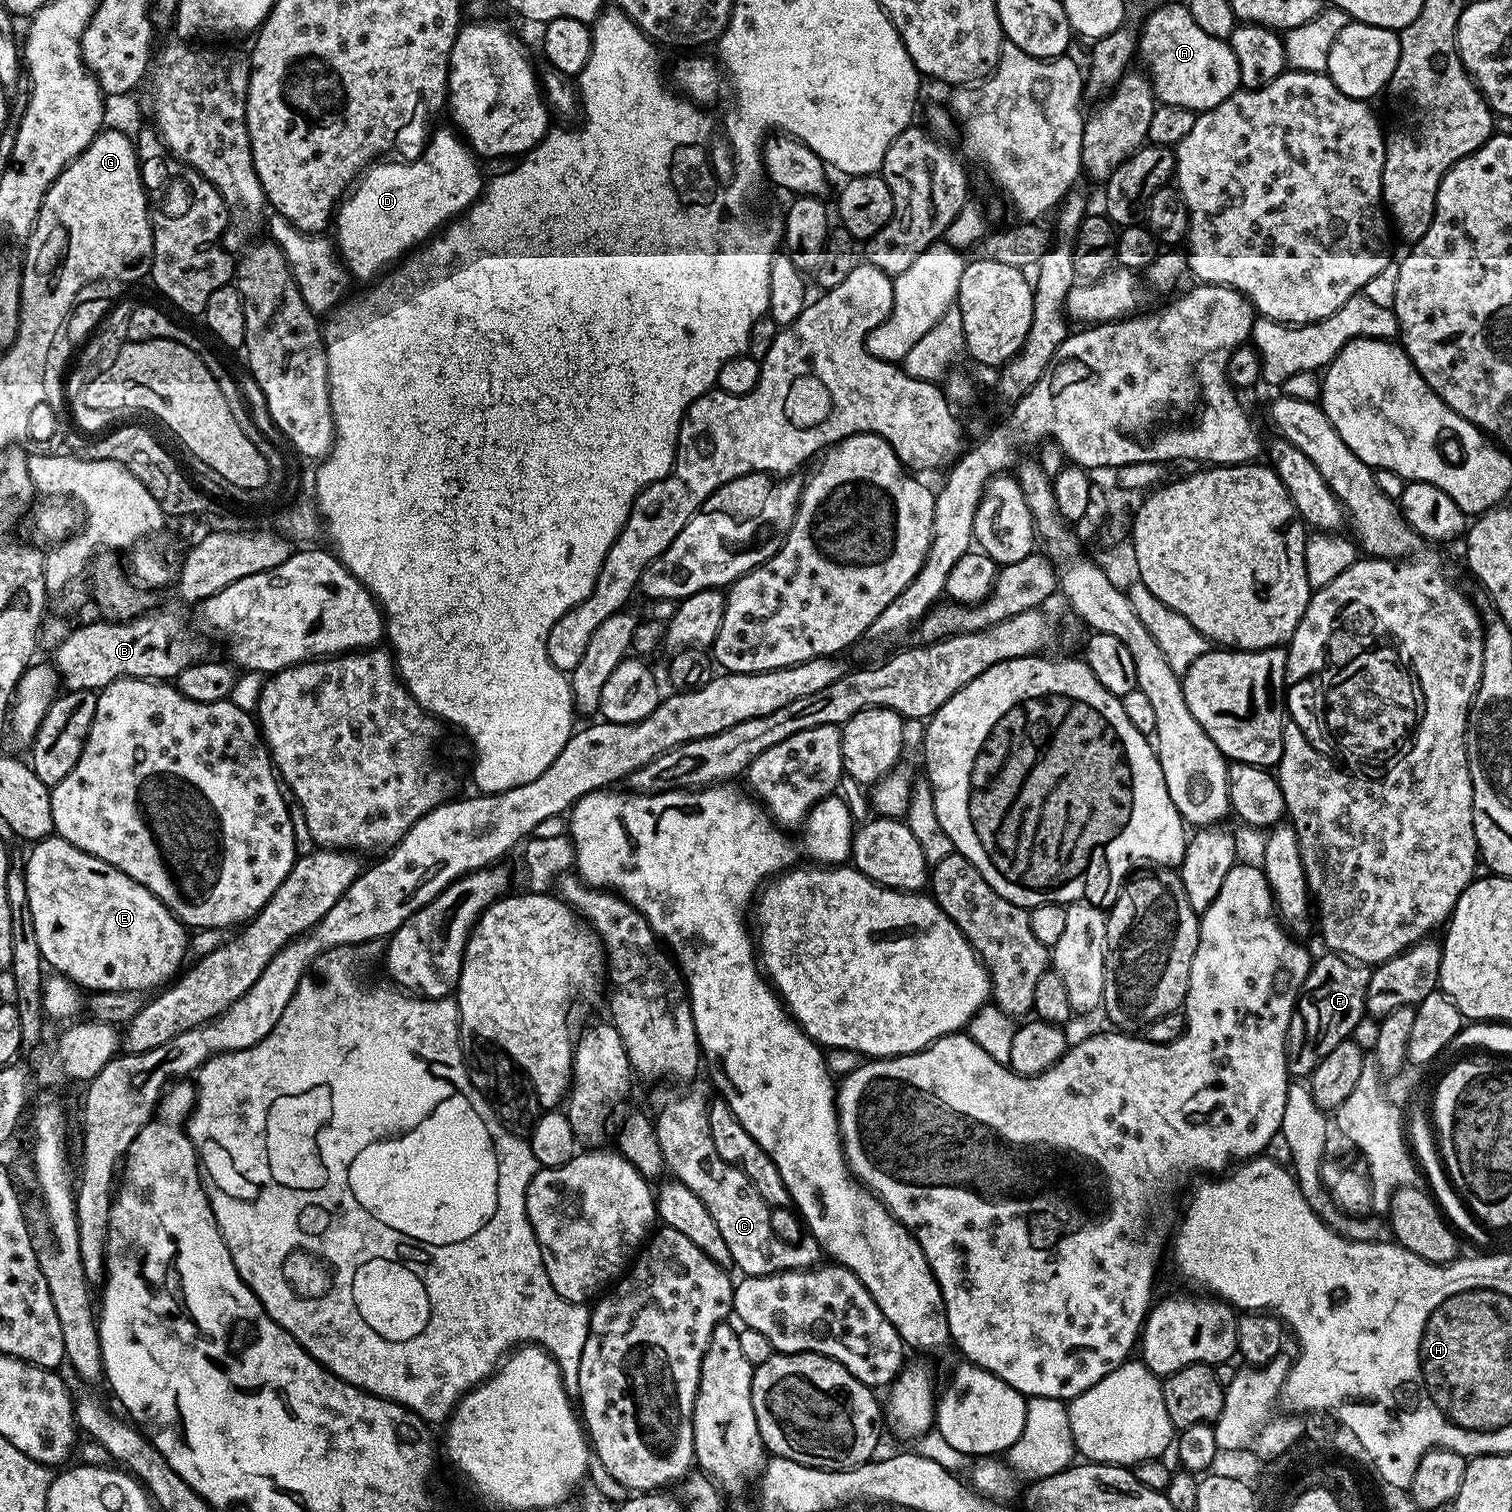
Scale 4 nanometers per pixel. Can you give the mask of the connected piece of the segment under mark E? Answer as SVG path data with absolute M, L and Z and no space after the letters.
M55 834L35 841L31 848L32 853L28 852L23 861L26 894L43 961L53 973L65 976L89 993L148 994L151 988L167 985L181 971L180 963L190 952L189 929L146 886Z

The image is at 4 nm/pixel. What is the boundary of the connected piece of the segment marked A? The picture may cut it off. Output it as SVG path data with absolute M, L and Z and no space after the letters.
M1161 3L1160 7L1149 11L1144 20L1144 29L1138 32L1138 56L1144 59L1146 75L1152 82L1152 91L1160 104L1182 106L1194 113L1205 112L1207 108L1218 106L1226 98L1230 98L1240 88L1238 74L1238 58L1234 58L1234 50L1226 40L1210 38L1190 18L1187 7L1183 3Z

